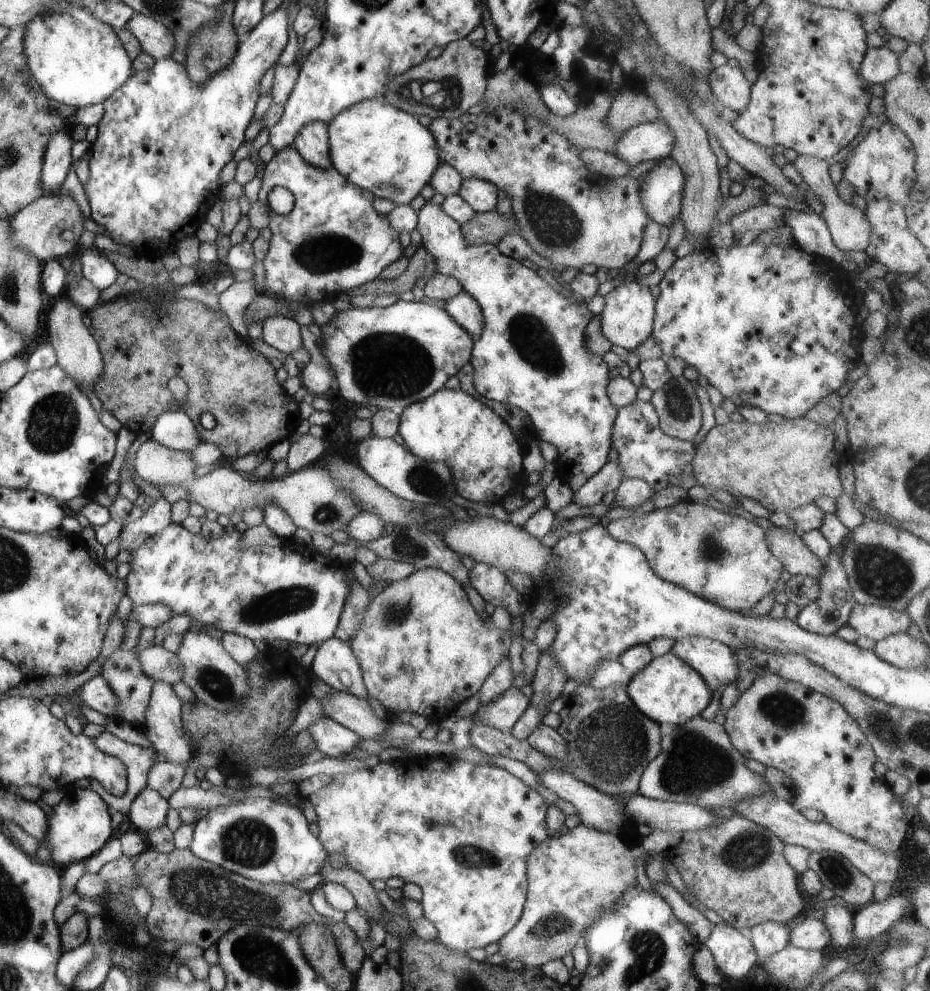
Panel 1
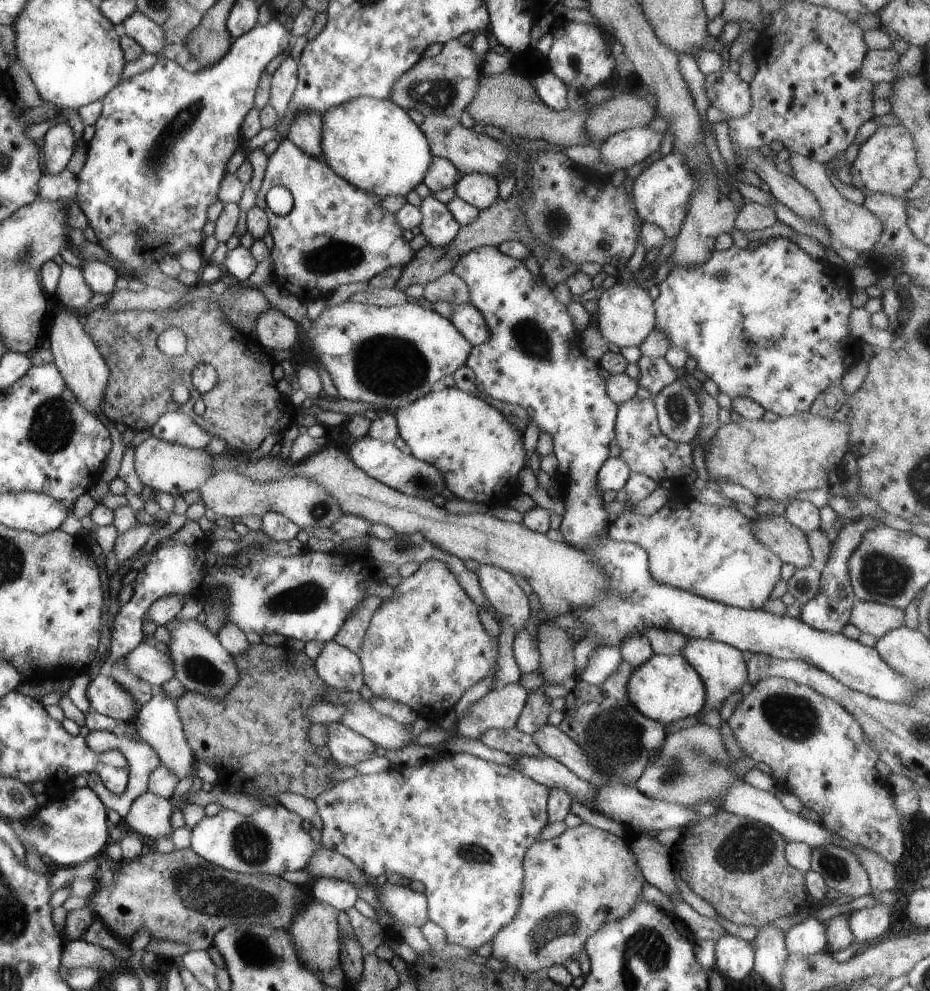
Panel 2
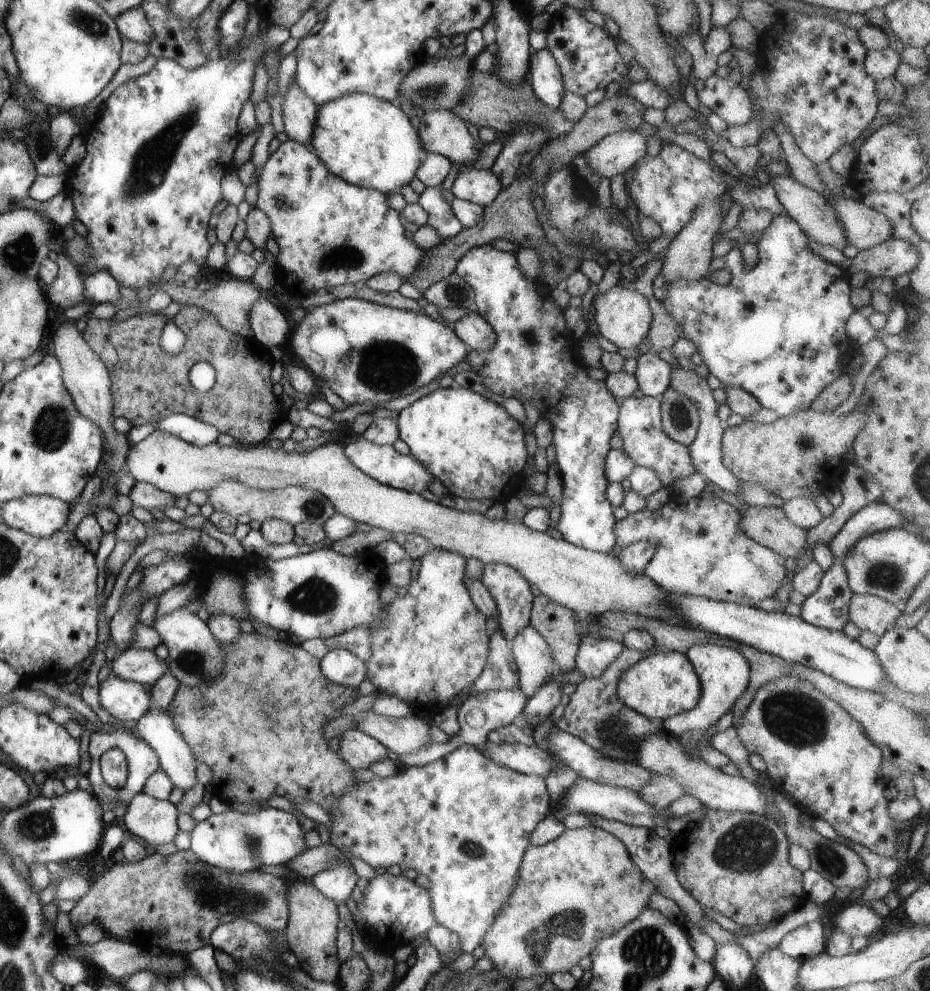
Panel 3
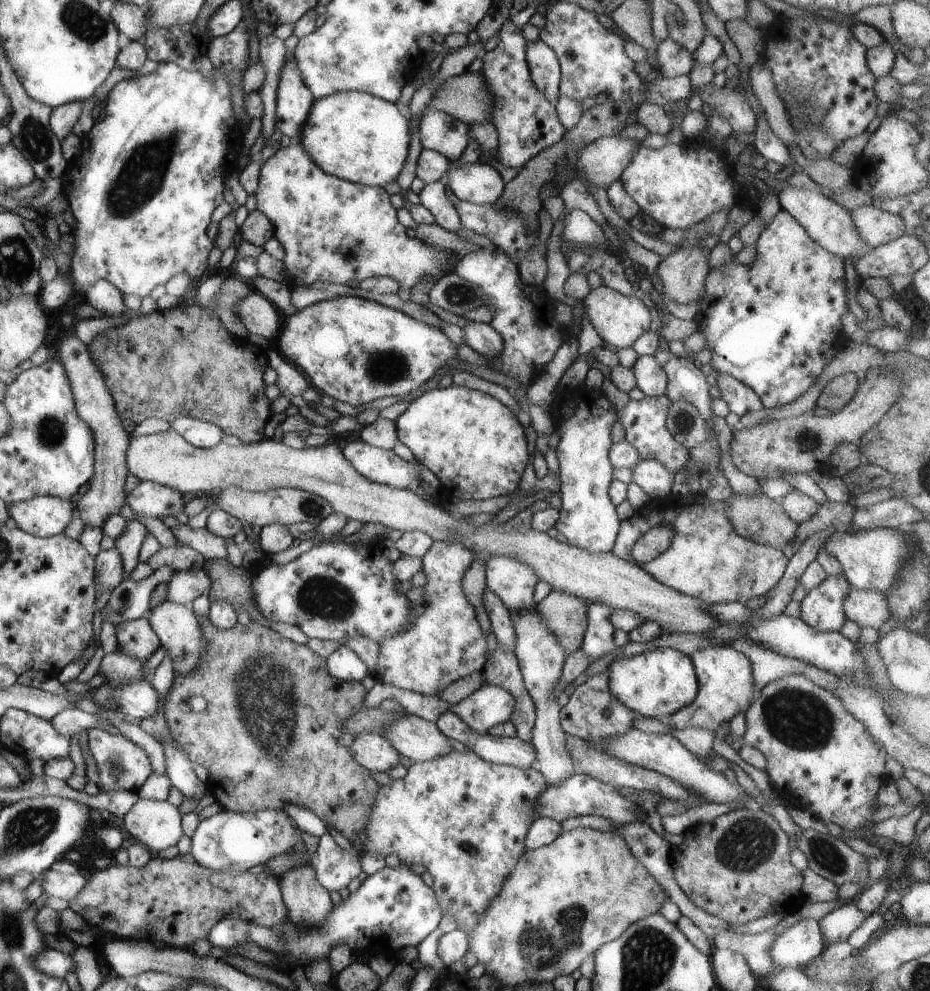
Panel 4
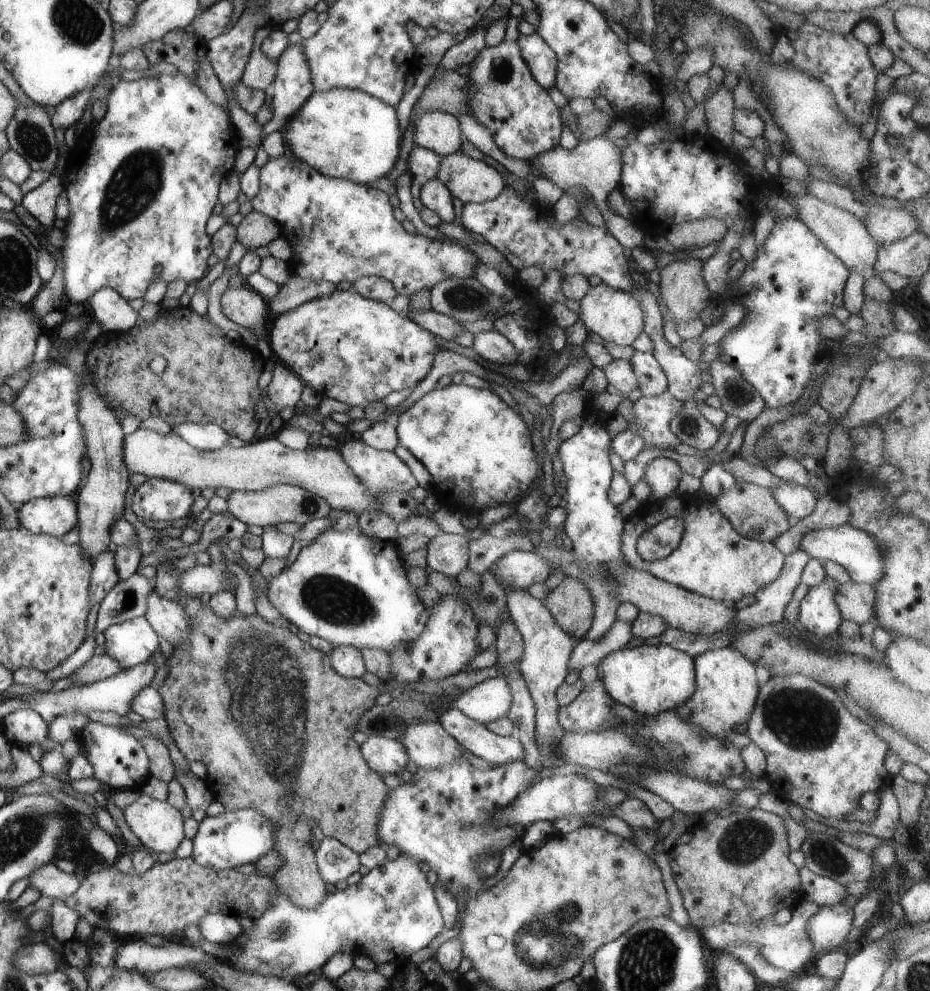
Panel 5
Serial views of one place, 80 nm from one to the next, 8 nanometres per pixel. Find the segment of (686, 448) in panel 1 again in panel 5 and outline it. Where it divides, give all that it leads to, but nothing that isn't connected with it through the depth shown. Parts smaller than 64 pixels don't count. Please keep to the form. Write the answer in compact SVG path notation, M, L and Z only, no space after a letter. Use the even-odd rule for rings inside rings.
M666 390L656 396L642 396L633 404L633 412L636 417L636 424L628 427L634 429L645 438L646 447L648 444L654 444L656 448L671 449L678 446L681 442L671 431L671 420L686 406L678 397L672 396L670 391Z

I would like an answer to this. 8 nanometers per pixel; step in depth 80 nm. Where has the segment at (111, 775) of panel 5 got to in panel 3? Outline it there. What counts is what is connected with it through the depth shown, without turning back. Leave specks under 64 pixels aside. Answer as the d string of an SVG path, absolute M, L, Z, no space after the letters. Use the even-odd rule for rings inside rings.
M112 730L110 734L100 734L100 731L94 731L90 734L89 742L89 754L91 758L91 768L88 778L93 786L93 793L98 799L107 801L111 798L117 798L127 802L134 798L138 793L142 793L142 789L146 784L146 781L156 770L160 769L159 758L157 751L149 745L146 741L138 738L134 738L131 734L128 734L128 730ZM113 749L120 749L125 752L125 759L128 764L128 775L126 782L122 788L112 788L108 784L104 784L103 776L101 773L101 760L102 756Z

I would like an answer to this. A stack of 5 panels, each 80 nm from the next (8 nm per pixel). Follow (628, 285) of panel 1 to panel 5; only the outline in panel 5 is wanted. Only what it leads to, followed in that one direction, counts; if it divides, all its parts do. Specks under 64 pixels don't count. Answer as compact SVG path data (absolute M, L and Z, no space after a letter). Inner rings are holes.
M601 282L599 285L590 287L586 296L580 300L580 306L579 317L588 332L598 334L606 342L631 345L643 331L644 311L641 309L640 303L630 293L610 288Z

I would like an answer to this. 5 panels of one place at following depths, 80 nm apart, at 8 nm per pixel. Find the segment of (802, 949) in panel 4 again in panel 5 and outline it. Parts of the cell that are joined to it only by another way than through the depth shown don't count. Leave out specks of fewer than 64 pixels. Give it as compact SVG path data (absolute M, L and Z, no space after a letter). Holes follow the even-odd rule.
M802 900L792 910L792 918L785 924L776 924L772 918L764 918L761 921L753 923L740 923L737 925L728 923L712 923L703 927L701 936L704 945L712 948L717 952L726 952L728 947L742 943L754 943L758 945L759 953L775 967L787 970L790 974L800 974L804 970L804 966L816 958L813 951L813 944L808 940L806 932L806 923L808 919L816 914L818 906L812 901Z

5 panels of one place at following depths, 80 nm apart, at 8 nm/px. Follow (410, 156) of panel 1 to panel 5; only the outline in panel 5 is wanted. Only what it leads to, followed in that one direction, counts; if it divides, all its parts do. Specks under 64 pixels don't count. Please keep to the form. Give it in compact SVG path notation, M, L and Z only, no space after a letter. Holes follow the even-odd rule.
M332 88L327 91L313 91L302 108L285 124L284 143L298 159L307 162L315 171L327 177L344 179L359 185L367 185L385 177L398 160L403 136L400 134L396 108L366 94L349 88Z

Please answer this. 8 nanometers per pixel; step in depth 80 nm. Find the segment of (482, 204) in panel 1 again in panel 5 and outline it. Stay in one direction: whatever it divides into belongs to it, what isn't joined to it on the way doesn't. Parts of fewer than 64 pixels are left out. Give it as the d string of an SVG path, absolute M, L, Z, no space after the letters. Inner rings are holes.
M461 151L441 156L436 178L441 180L452 193L453 198L458 198L462 204L483 203L496 198L506 186L502 176L486 161L477 160L464 155Z

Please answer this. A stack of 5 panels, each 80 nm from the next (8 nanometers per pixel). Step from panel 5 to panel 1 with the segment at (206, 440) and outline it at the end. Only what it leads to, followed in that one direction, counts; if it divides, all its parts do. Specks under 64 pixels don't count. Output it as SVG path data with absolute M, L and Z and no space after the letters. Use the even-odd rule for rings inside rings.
M182 409L163 412L149 431L158 444L171 449L192 452L203 442L192 419Z

